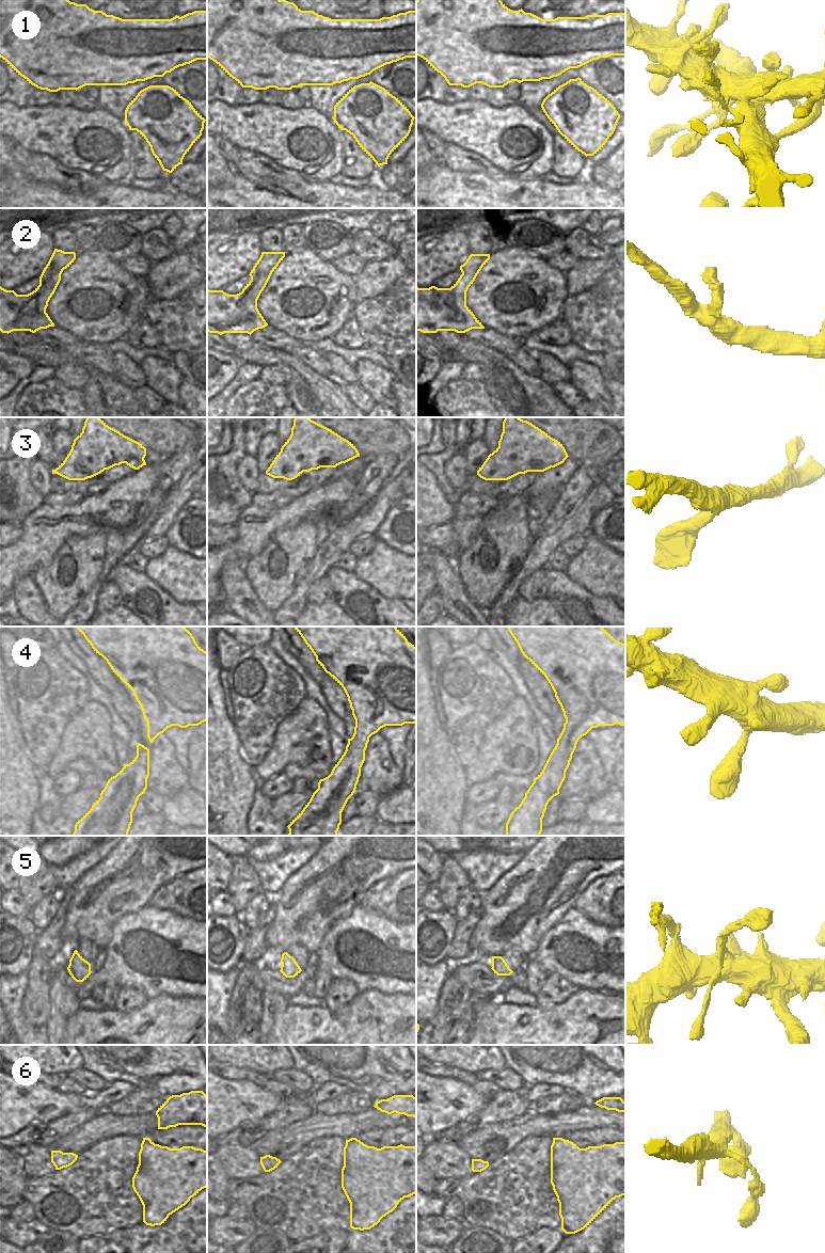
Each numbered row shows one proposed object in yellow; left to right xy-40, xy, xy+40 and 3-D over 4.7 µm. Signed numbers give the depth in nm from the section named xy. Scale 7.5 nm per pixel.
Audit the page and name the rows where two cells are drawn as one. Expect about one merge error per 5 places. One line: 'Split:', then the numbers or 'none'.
Split: none

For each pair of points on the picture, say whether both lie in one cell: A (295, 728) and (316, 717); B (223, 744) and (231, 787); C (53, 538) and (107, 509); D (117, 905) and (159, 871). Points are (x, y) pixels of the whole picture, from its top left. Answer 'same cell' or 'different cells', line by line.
A: same cell
B: same cell
C: same cell
D: same cell

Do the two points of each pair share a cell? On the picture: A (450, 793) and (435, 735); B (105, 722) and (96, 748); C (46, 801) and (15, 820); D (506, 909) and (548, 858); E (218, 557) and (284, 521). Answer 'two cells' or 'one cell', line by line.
A: one cell
B: one cell
C: two cells
D: one cell
E: one cell

